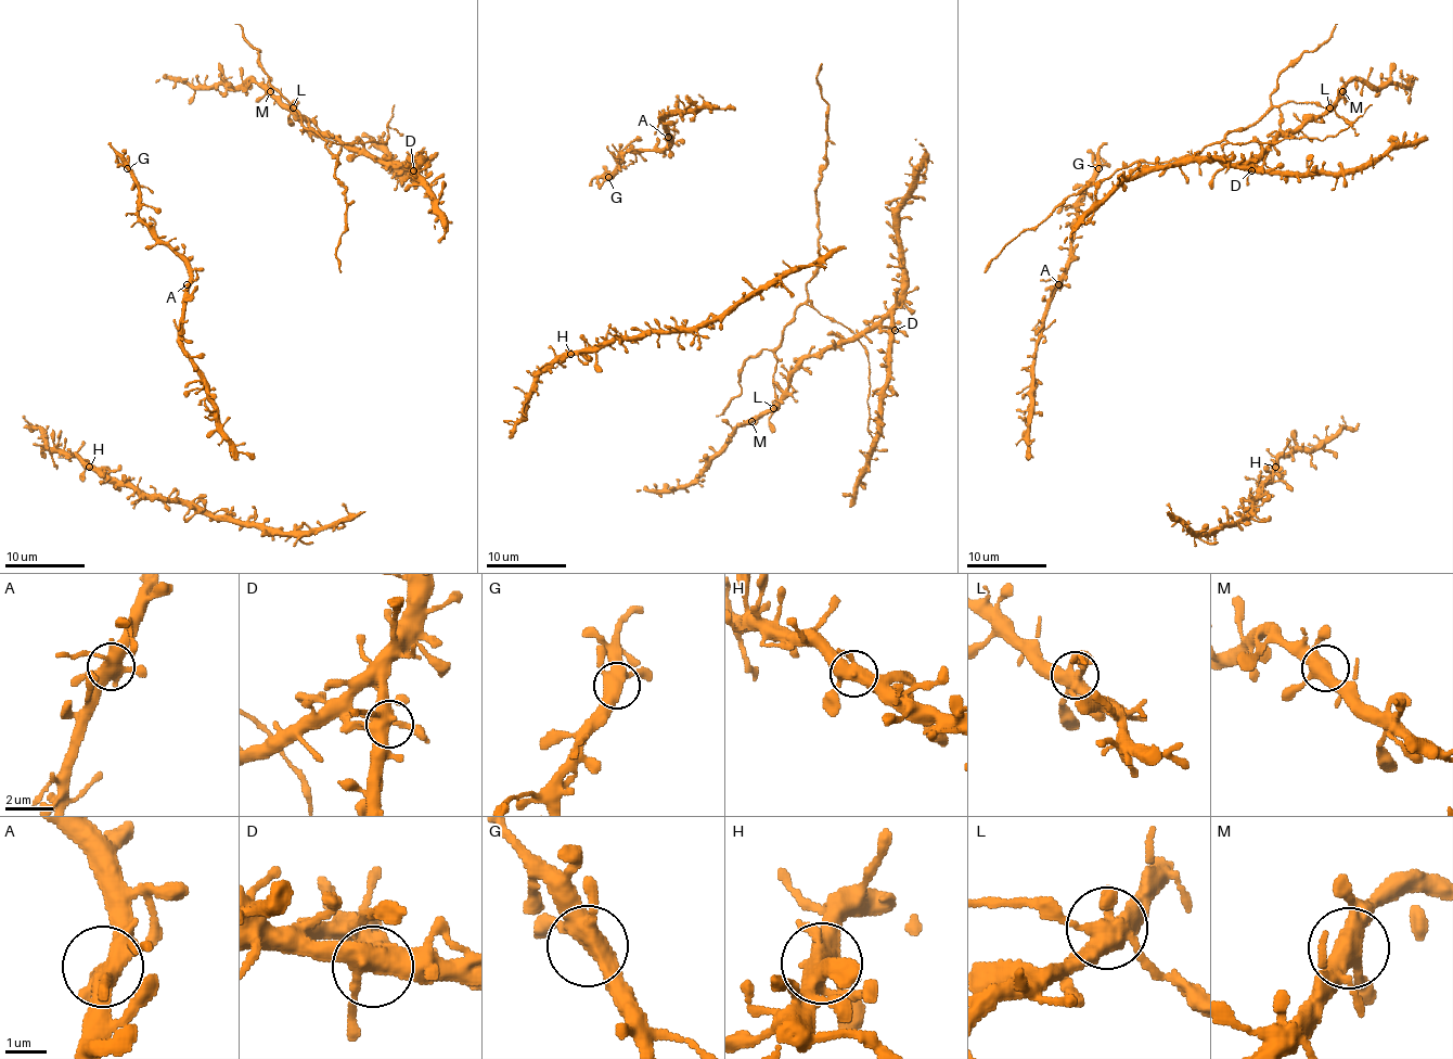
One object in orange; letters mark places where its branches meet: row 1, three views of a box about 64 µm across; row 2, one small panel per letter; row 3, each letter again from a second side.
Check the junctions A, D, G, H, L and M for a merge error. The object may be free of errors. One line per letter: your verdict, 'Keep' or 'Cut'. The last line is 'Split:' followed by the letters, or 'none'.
A: Keep
D: Keep
G: Keep
H: Keep
L: Keep
M: Keep
Split: none

